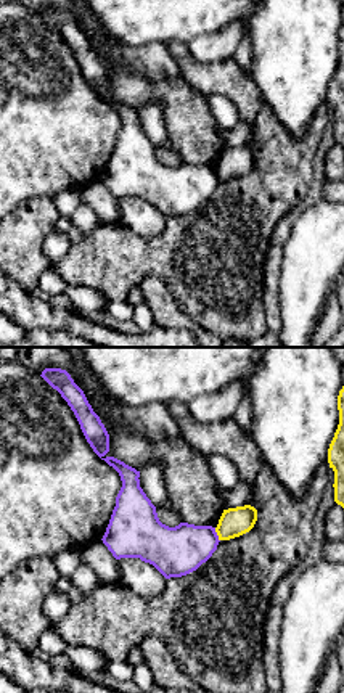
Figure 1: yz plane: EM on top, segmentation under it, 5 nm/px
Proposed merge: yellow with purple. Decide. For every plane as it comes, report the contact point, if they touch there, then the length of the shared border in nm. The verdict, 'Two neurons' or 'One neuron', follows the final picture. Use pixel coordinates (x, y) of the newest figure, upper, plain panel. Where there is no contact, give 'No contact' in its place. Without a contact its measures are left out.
Touches yellow at (217, 174). Shared border 80 nm

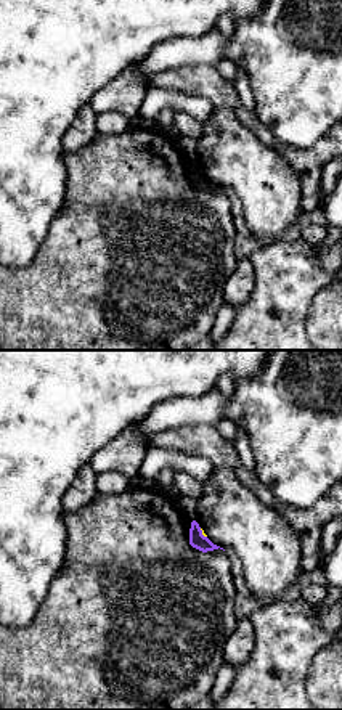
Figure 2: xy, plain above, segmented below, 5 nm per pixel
Touches yellow at (203, 174). Shared border 60 nm

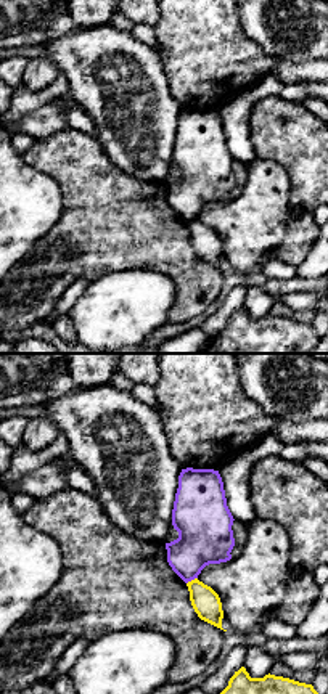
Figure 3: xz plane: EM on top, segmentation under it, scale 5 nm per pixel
Touches yellow at (192, 220). Shared border 70 nm

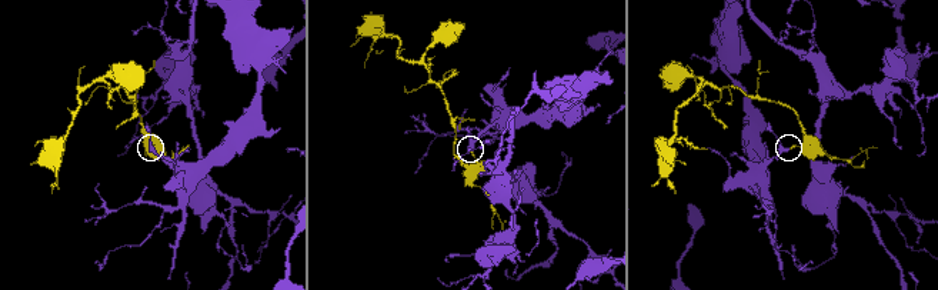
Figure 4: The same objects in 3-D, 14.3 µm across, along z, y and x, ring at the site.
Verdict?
Two neurons

